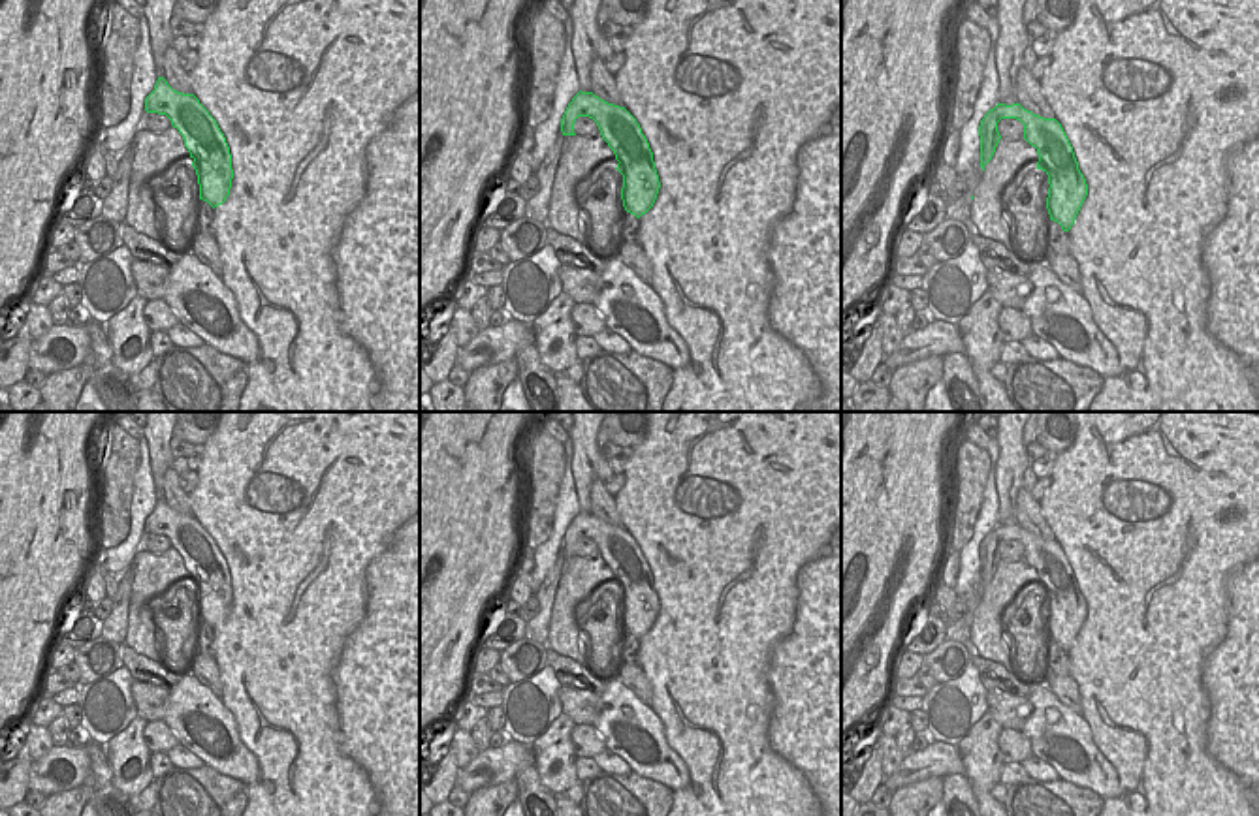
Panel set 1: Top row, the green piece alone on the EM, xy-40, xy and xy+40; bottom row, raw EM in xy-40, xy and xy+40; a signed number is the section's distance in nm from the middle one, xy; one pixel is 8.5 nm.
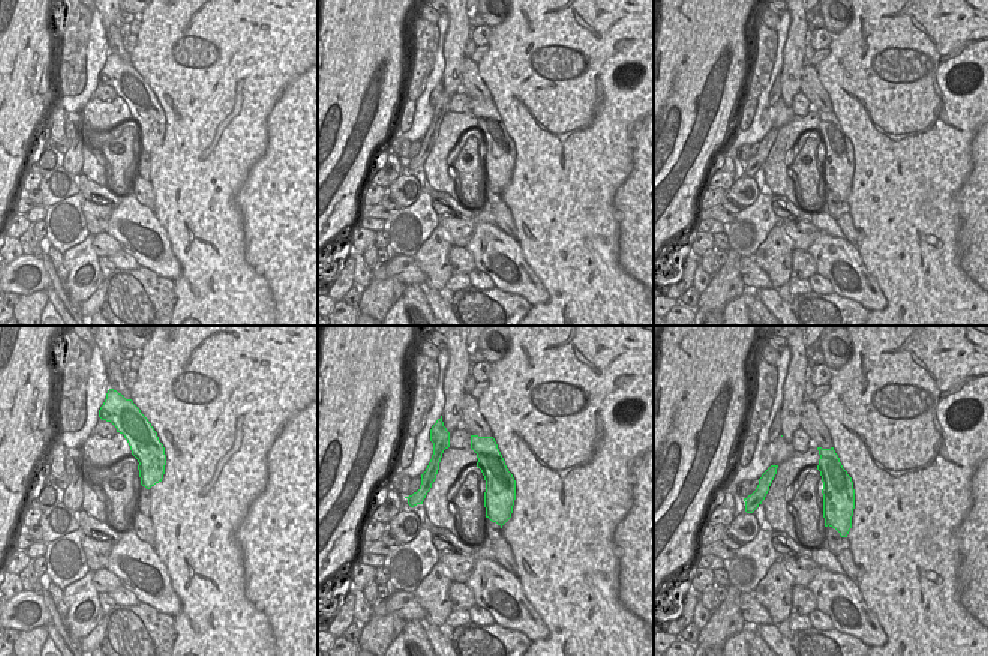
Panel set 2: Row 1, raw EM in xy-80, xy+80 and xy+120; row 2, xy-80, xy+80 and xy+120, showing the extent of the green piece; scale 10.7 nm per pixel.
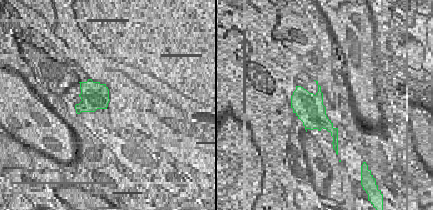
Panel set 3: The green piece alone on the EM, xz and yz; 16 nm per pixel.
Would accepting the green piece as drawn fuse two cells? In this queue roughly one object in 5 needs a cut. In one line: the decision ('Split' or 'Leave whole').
Leave whole

